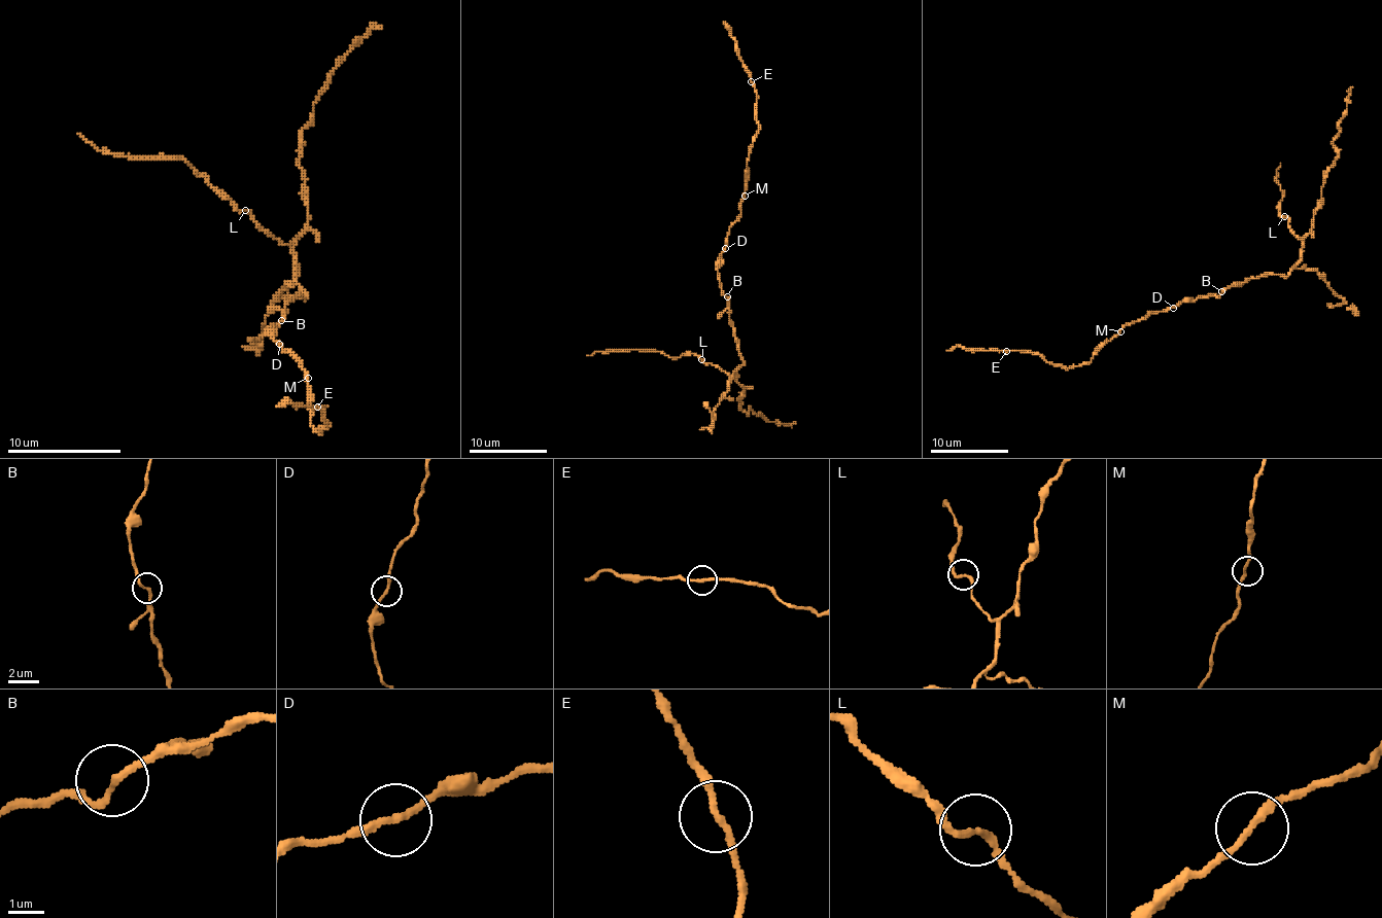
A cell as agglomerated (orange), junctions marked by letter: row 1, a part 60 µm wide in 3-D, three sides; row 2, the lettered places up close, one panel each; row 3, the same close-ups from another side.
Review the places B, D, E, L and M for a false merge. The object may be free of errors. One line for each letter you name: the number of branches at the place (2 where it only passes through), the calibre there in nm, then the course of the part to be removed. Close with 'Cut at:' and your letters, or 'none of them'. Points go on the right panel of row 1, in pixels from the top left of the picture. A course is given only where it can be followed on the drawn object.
Cut at: none of them

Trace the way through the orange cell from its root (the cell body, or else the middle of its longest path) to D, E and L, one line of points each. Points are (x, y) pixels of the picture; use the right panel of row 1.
D: (1214, 295), (1182, 299), (1173, 308)
E: (1214, 295), (1149, 312), (1077, 366), (1064, 368), (1040, 354), (1007, 350)
L: (1214, 295), (1251, 278), (1288, 275), (1300, 258), (1302, 241), (1284, 216)

